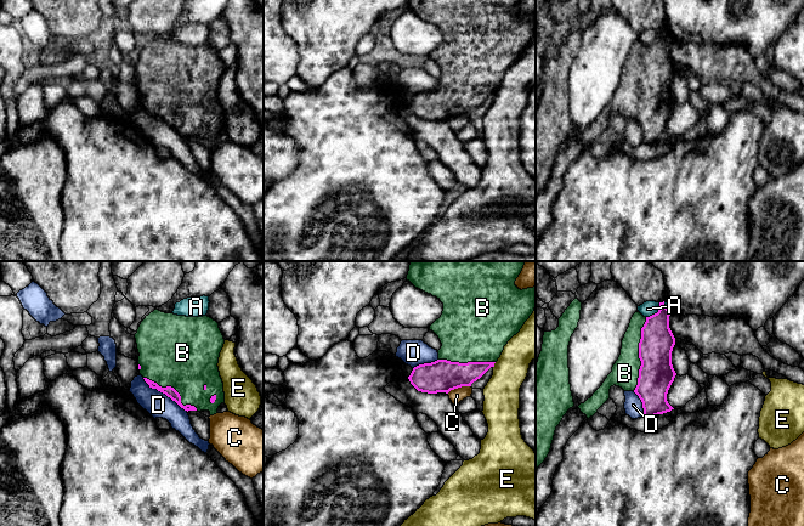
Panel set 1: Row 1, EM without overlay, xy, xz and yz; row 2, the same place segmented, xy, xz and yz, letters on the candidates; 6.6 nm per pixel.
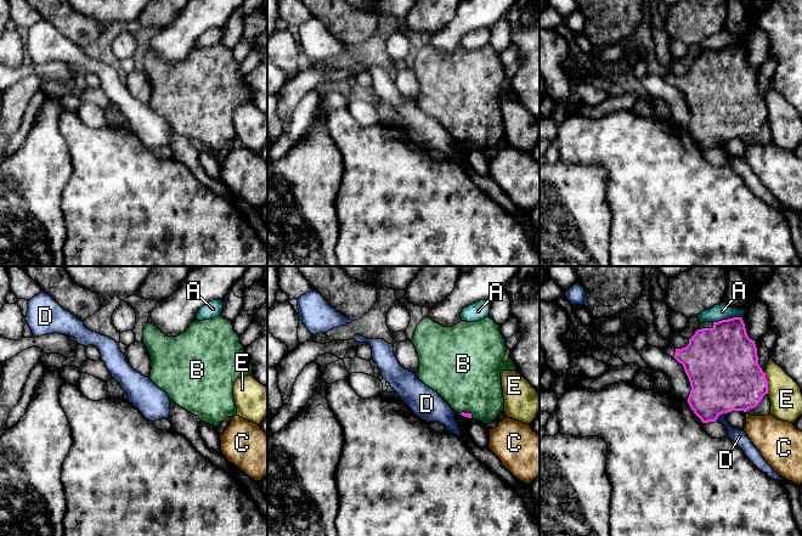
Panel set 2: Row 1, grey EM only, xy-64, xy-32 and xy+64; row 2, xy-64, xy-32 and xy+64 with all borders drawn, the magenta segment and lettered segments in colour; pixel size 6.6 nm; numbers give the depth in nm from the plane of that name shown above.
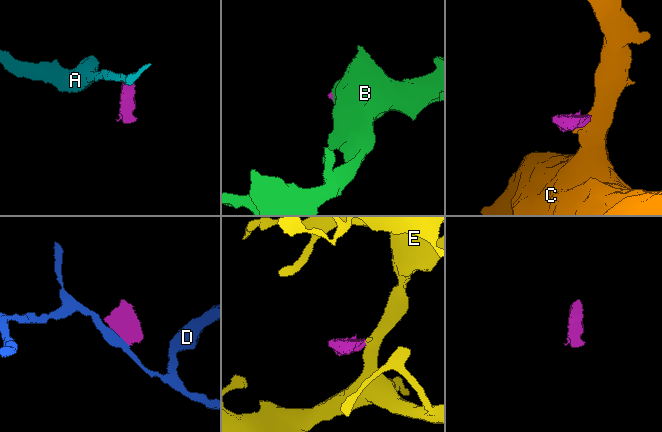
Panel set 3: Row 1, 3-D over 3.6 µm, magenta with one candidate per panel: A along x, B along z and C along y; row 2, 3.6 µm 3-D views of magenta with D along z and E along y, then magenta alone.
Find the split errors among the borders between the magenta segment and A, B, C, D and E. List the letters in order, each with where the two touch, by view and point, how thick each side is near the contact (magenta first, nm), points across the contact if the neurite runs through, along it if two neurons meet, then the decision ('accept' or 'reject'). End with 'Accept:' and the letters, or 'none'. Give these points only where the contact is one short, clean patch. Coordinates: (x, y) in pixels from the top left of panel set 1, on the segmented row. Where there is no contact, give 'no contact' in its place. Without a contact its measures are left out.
A: contact yz (657, 312); calibres 220 and 100 nm; border yz (660, 303), (660, 309), (646, 317); reject
B: contact yz (639, 354); calibres 240 and 180 nm; accept
C: contact xz (458, 386); calibres 220 and 90 nm; border xz (470, 385), (454, 388), (447, 392); reject
D: contact xy (165, 394); calibres 70 and 170 nm; border xy (142, 378), (152, 388), (164, 392), (187, 411); reject
E: contact xz (493, 365); calibres 160 and 240 nm; border xz (496, 362), (493, 367); reject
Accept: B

